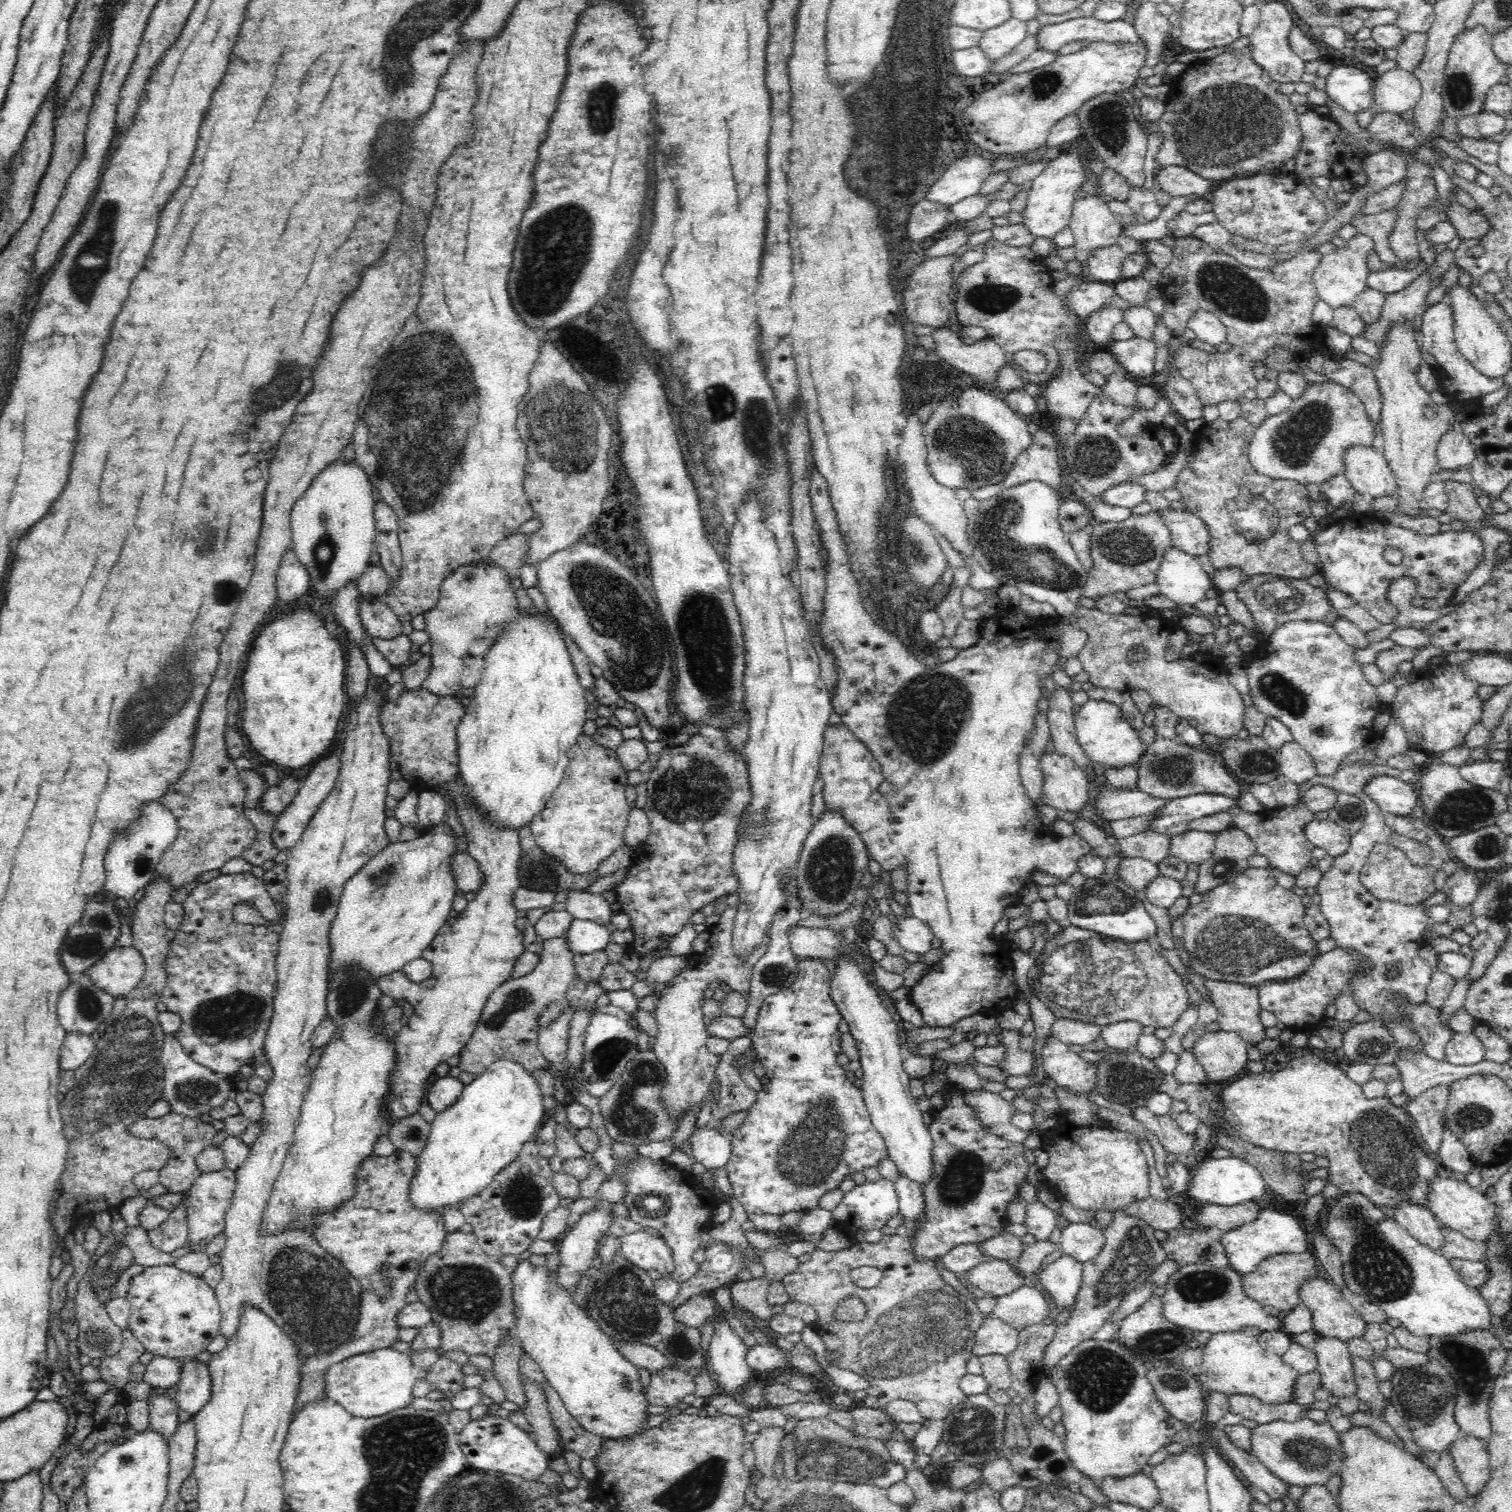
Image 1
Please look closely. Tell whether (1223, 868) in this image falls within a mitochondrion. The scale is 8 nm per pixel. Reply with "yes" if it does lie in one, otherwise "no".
yes

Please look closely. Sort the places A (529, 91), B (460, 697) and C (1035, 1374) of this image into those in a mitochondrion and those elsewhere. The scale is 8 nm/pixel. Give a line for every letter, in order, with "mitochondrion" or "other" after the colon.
A: other
B: other
C: other

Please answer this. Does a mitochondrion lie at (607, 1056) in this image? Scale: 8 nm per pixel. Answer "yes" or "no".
yes

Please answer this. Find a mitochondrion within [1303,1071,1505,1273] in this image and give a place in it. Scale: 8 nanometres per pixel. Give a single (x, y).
(1376, 1135)

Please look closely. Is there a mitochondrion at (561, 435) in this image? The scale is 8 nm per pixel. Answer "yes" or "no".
yes

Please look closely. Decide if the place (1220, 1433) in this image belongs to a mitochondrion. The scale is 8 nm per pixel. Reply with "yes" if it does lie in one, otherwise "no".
no

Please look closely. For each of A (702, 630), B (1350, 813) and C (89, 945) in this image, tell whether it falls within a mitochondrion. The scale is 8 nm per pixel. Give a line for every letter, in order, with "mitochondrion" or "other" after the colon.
A: mitochondrion
B: mitochondrion
C: mitochondrion

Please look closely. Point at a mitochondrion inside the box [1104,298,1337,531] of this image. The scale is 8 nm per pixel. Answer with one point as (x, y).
(1295, 440)

